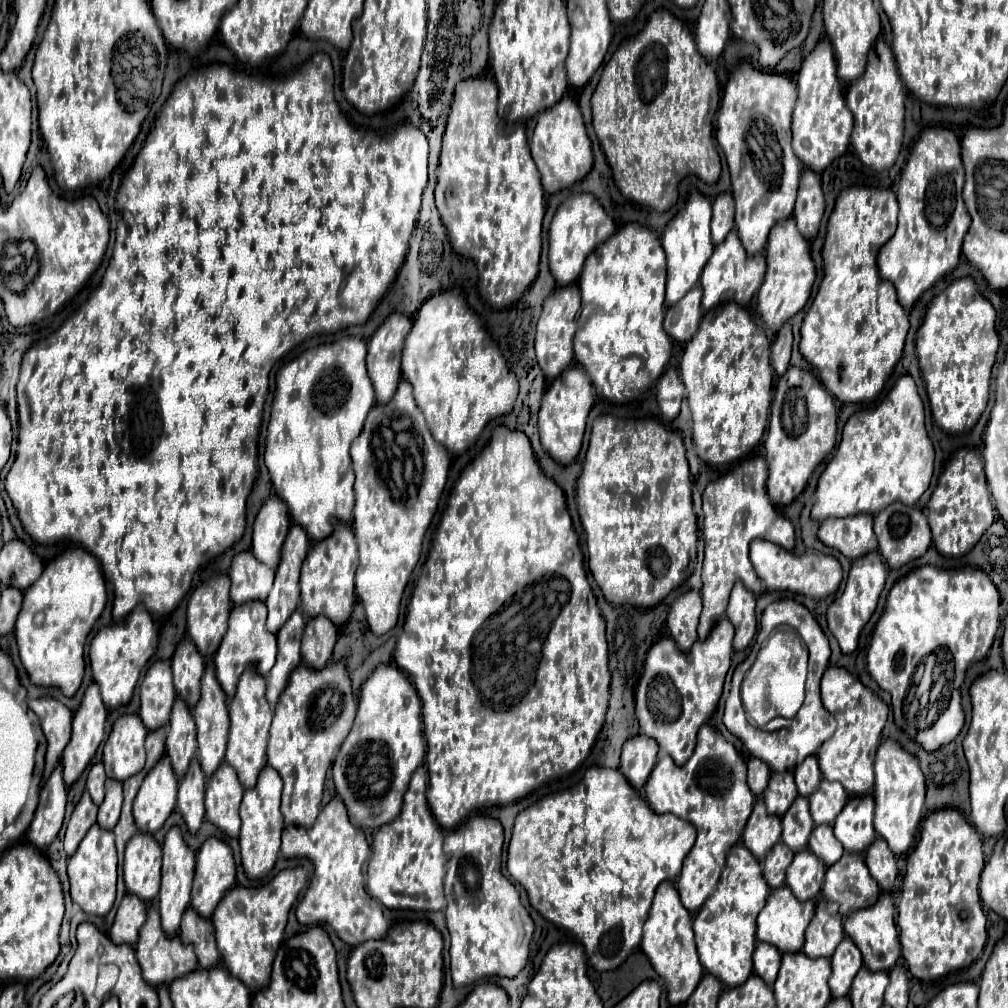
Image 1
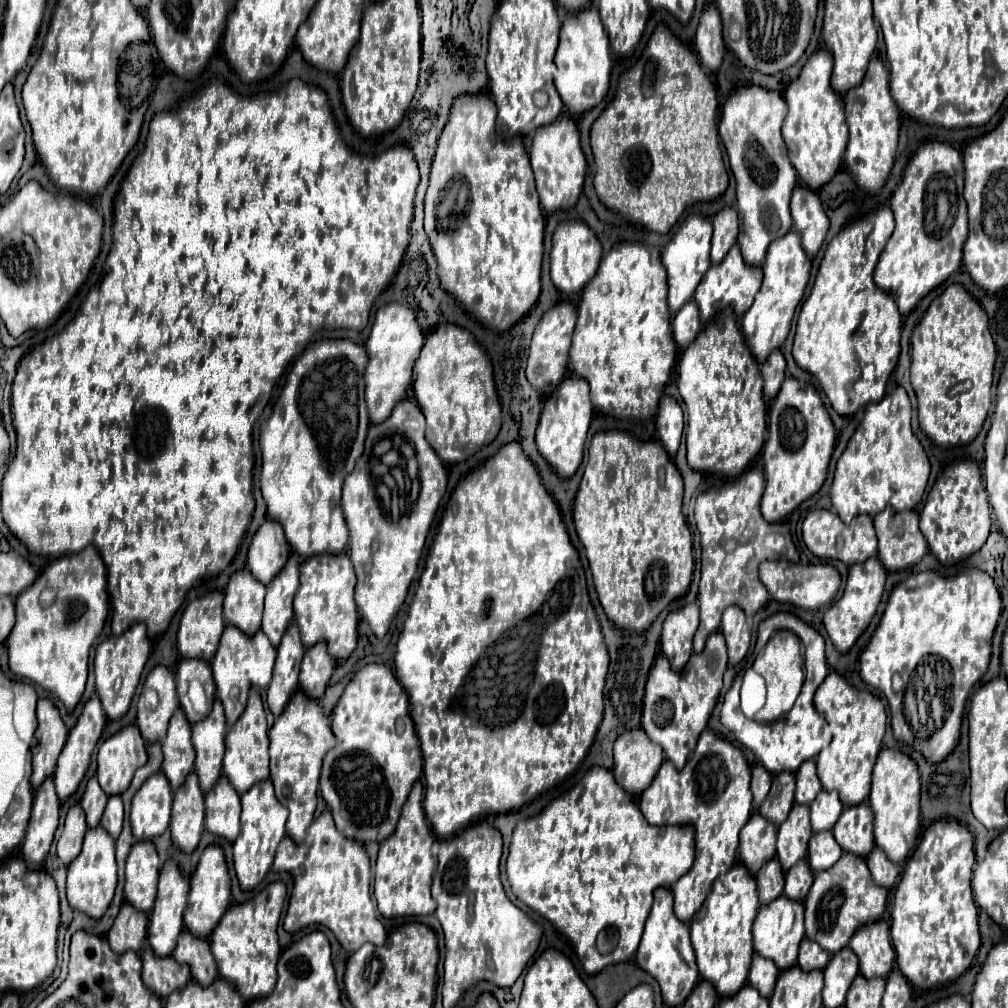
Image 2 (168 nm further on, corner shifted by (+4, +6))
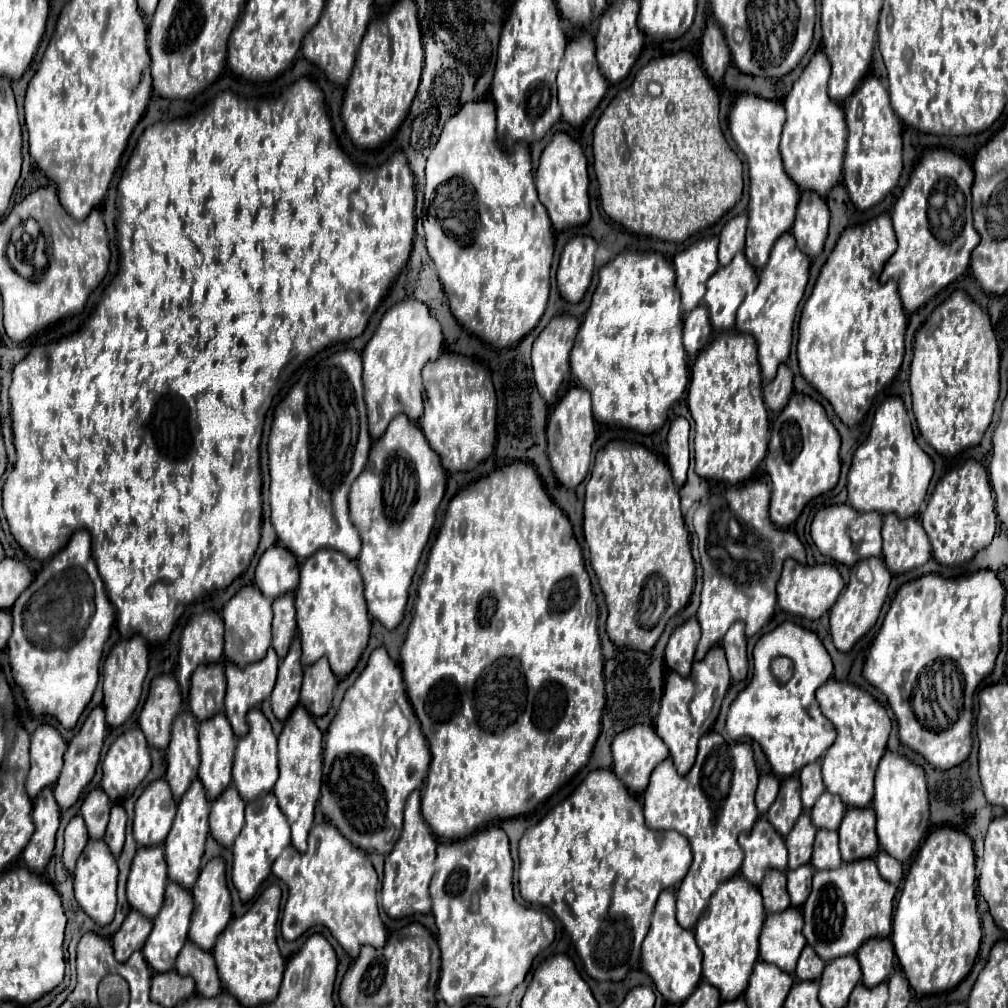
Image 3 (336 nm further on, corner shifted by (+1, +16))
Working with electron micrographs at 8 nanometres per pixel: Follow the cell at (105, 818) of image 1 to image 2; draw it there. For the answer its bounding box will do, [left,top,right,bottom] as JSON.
[100,794,124,838]

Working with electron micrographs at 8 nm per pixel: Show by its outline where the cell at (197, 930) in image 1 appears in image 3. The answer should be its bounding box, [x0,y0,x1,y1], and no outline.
[175,942,221,998]

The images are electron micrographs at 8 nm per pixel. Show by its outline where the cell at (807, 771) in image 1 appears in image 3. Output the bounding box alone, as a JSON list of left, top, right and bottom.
[799,762,825,812]

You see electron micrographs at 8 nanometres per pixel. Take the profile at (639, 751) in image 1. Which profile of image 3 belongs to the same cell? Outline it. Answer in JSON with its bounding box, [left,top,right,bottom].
[611,724,669,796]

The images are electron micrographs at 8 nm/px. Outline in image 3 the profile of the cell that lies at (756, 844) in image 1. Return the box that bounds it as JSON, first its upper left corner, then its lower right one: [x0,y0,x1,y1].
[739,818,787,886]

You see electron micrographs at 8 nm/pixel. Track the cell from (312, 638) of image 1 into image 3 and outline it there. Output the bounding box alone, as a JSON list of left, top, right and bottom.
[301,658,337,716]

